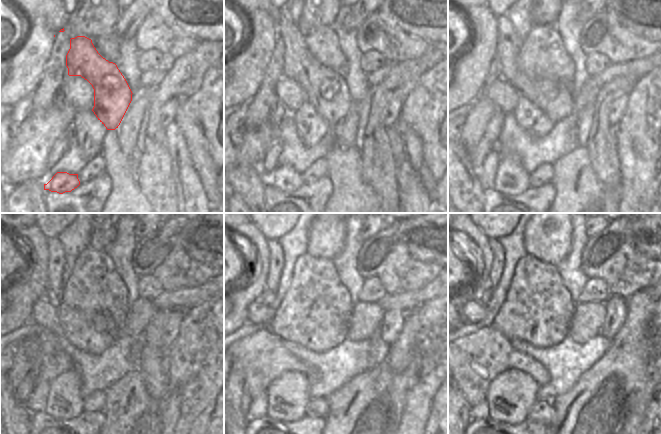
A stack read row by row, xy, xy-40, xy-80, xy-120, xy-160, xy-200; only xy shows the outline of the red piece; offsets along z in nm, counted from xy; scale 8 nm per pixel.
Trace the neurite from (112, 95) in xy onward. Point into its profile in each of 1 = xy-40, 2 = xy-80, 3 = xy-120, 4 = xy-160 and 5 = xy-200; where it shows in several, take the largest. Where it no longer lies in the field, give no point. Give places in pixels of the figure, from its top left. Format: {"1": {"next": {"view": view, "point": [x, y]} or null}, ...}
{"1": {"next": {"view": "xy-40", "point": [327, 91]}}, "2": {"next": {"view": "xy-80", "point": [555, 98]}}, "3": {"next": {"view": "xy-120", "point": [55, 250]}}, "4": {"next": {"view": "xy-160", "point": [276, 254]}}, "5": {"next": {"view": "xy-200", "point": [497, 250]}}}

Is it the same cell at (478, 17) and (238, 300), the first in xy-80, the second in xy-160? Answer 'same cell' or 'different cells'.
same cell

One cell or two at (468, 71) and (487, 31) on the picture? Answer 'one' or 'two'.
one

